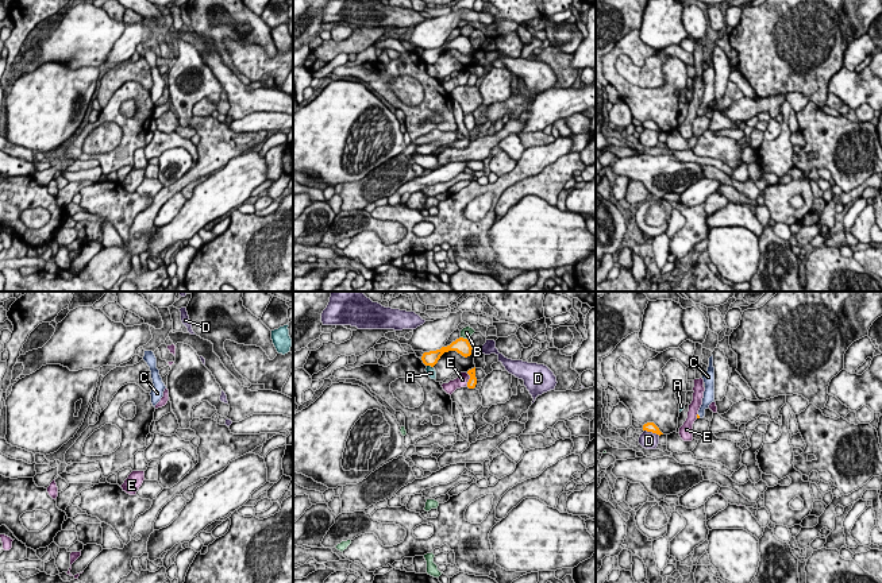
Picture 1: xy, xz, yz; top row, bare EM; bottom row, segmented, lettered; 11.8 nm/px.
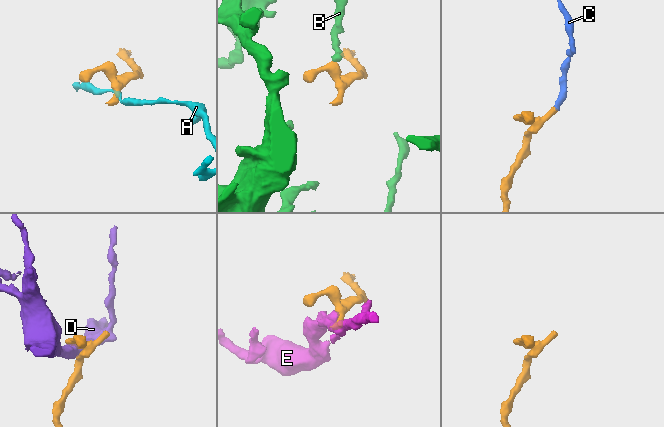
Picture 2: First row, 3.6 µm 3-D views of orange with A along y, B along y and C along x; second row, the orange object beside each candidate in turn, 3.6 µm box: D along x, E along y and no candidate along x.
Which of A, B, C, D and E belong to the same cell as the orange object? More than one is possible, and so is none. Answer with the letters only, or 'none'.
C

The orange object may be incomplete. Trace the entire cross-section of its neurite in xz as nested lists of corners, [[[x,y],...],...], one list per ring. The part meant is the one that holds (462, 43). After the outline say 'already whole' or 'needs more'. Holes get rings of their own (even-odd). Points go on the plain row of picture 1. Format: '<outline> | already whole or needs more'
[[[459,35],[447,45],[442,45],[440,47],[436,49],[424,50],[421,58],[425,63],[434,65],[444,50],[457,49],[462,54],[467,55],[471,53],[471,47],[473,46],[469,38]]] | already whole

